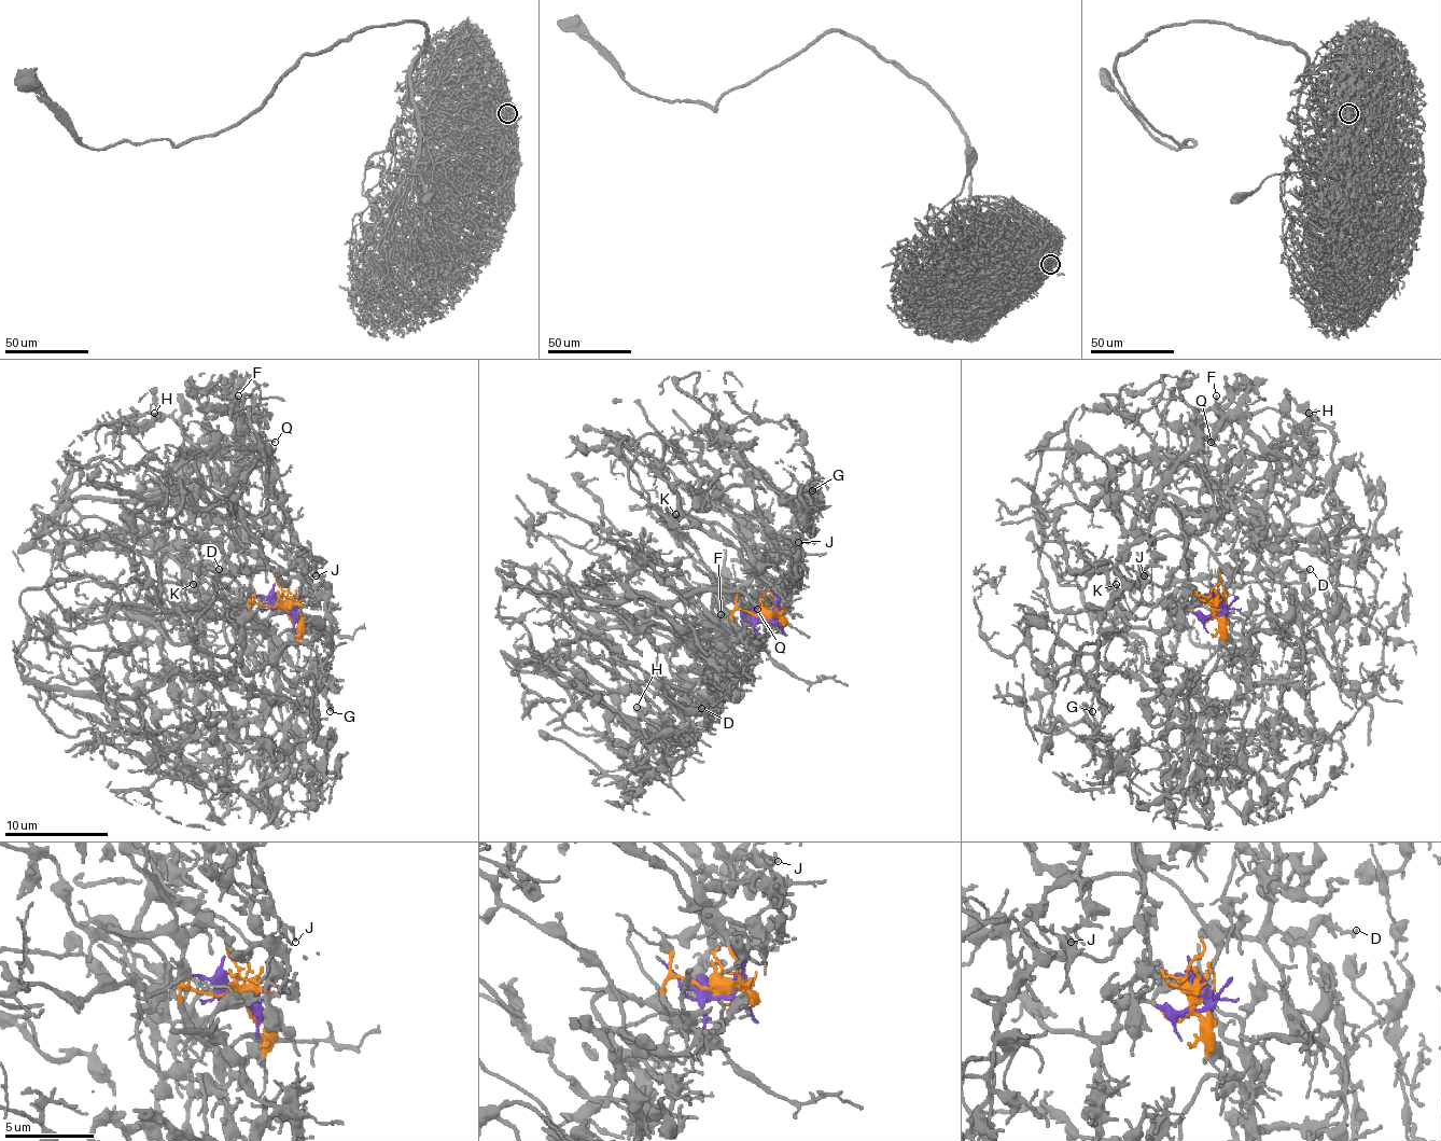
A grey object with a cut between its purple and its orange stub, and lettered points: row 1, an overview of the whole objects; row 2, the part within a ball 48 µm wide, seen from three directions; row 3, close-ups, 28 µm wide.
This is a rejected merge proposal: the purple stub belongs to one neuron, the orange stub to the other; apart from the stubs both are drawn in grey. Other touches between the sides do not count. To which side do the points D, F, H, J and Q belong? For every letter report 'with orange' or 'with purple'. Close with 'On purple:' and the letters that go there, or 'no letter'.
D: with orange
F: with orange
H: with orange
J: with orange
Q: with orange
On purple: no letter

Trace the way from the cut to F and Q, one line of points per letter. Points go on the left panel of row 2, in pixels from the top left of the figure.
F: (282, 604), (210, 568), (234, 529), (169, 490), (195, 457), (241, 454), (239, 394)
Q: (282, 604), (210, 568), (234, 529), (169, 490), (195, 457), (241, 454), (239, 420), (234, 433), (275, 441)

